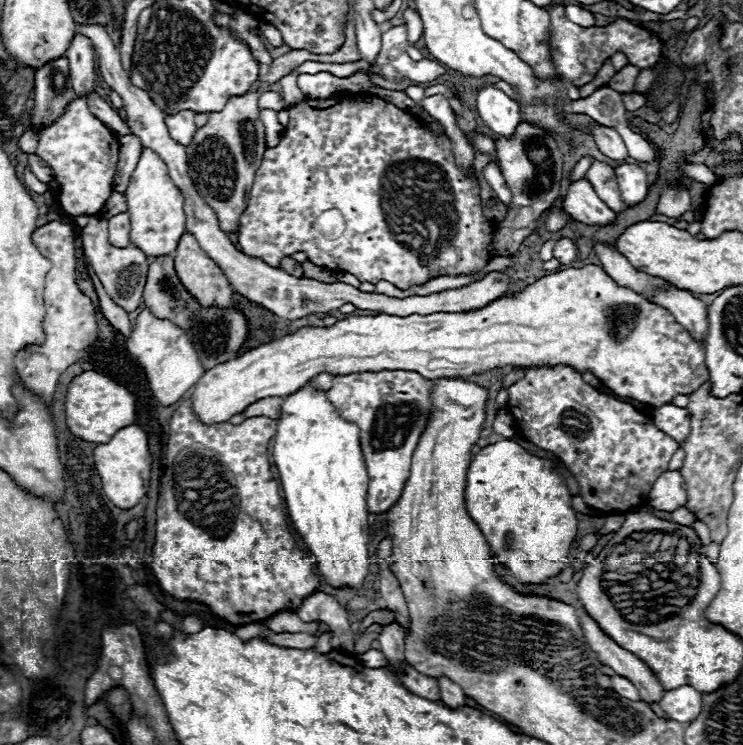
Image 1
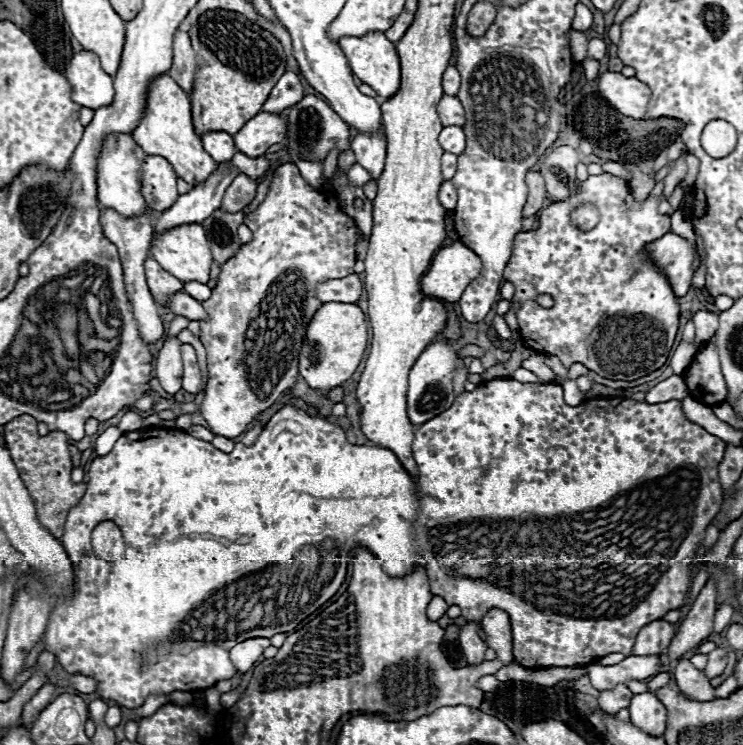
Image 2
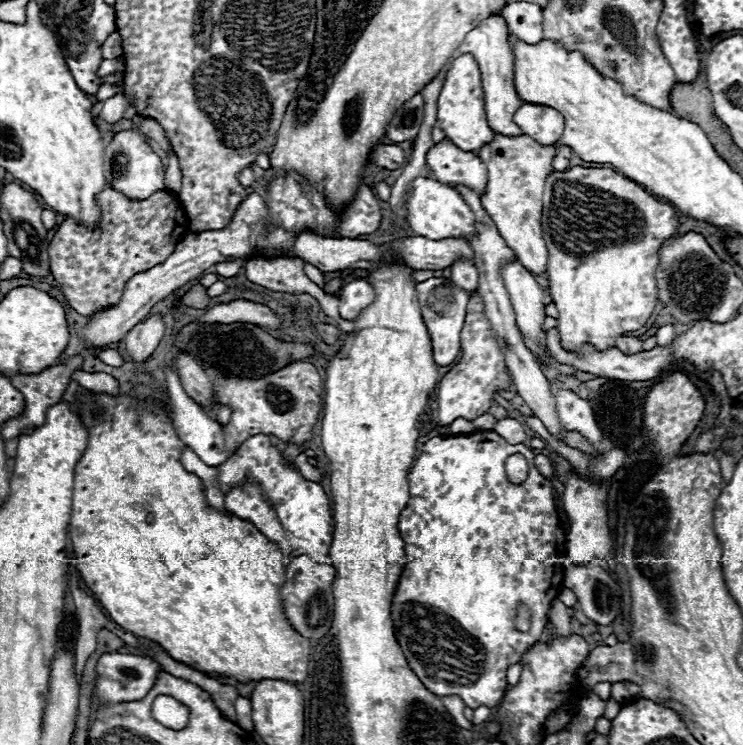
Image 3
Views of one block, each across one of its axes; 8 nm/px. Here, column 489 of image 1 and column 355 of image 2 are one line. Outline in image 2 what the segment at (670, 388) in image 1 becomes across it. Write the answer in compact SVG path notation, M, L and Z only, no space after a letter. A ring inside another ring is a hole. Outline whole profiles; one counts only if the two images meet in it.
M326 302L308 324L300 350L300 376L318 390L332 390L344 384L358 368L368 346L368 324L356 304Z

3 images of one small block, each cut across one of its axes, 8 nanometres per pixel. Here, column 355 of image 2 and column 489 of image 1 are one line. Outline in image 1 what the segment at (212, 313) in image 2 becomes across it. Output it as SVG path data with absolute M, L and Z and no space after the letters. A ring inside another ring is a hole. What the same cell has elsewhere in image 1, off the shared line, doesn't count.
M350 94L350 96L318 98L318 100L306 98L296 106L288 108L288 114L290 114L290 122L284 128L284 136L280 144L274 148L266 148L264 160L260 162L260 168L256 170L254 176L254 184L248 192L248 206L240 216L240 224L236 232L236 246L240 248L240 252L244 252L250 258L264 260L266 264L272 264L272 268L278 268L284 256L292 256L294 252L306 252L312 264L324 264L334 272L348 272L356 276L360 282L376 284L380 280L386 280L400 290L408 290L412 286L424 286L428 280L438 276L478 274L494 258L494 254L490 254L490 244L494 240L496 226L492 226L484 218L482 202L480 202L480 186L472 174L466 176L456 164L452 152L452 140L448 136L432 136L432 132L428 132L428 128L422 126L422 122L416 116L376 96Z

